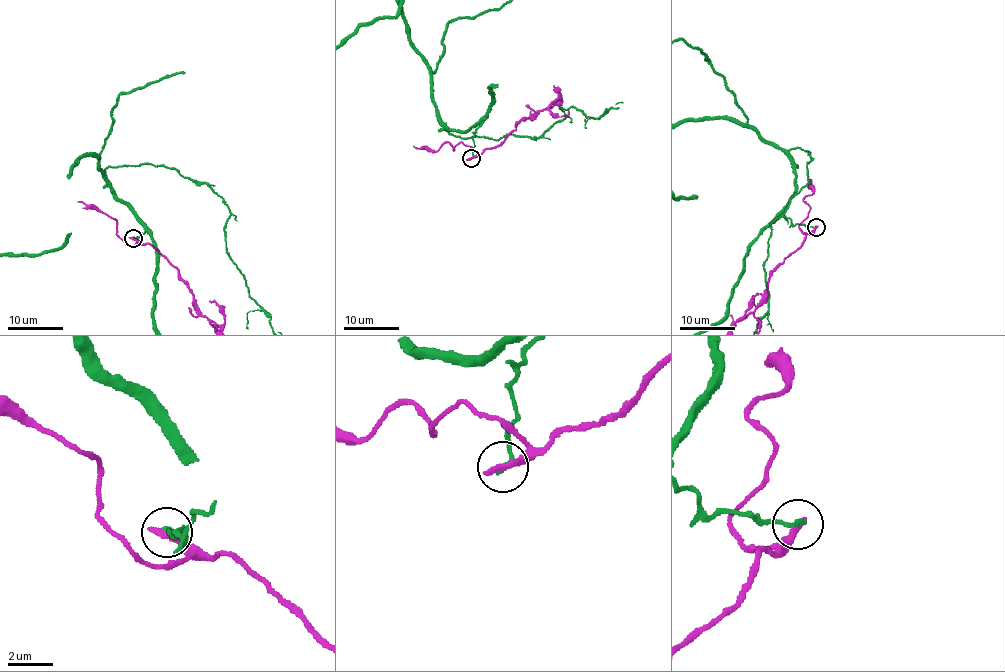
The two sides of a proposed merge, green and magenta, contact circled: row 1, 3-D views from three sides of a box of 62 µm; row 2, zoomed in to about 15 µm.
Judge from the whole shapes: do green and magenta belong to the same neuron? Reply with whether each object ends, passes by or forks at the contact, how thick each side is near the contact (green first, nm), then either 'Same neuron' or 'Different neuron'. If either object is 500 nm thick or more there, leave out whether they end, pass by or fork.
At the ring green ends. At the ring magenta ends. Thickness 240 nm (green) against 360 nm. Different neuron

